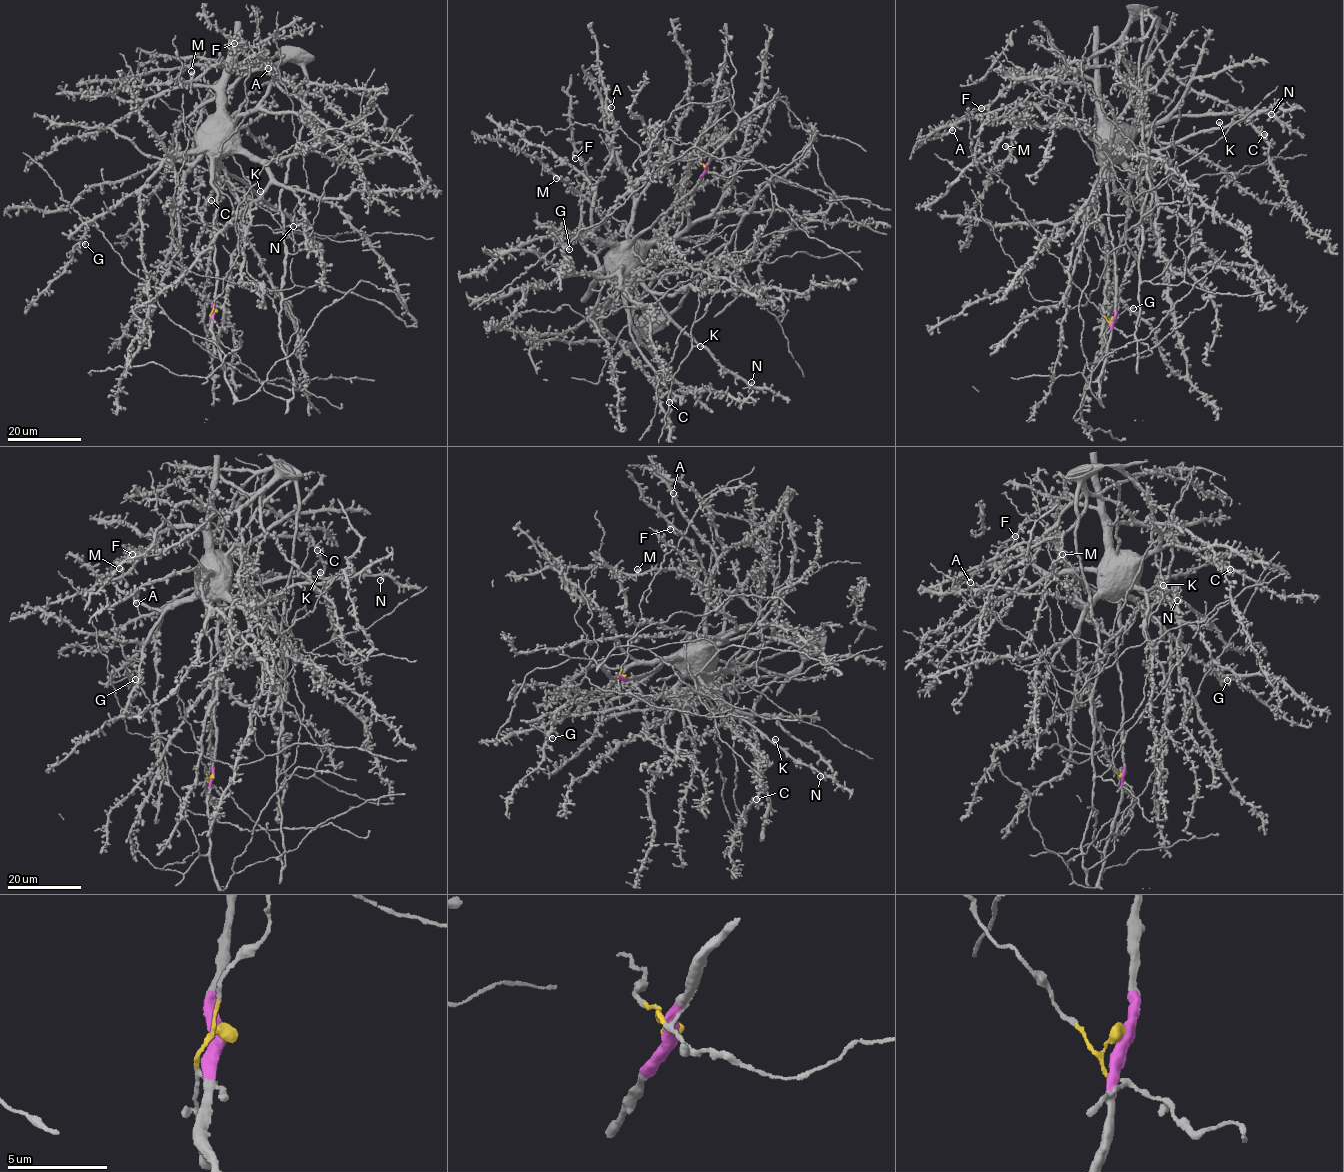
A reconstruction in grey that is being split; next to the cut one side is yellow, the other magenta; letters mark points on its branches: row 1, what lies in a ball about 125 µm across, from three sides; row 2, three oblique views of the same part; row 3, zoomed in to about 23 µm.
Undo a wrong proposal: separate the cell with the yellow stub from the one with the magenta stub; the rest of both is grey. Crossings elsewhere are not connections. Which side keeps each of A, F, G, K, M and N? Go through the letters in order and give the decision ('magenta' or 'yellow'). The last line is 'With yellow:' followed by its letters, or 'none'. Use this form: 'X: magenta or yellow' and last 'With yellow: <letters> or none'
A: magenta
F: magenta
G: magenta
K: magenta
M: yellow
N: magenta
With yellow: M

